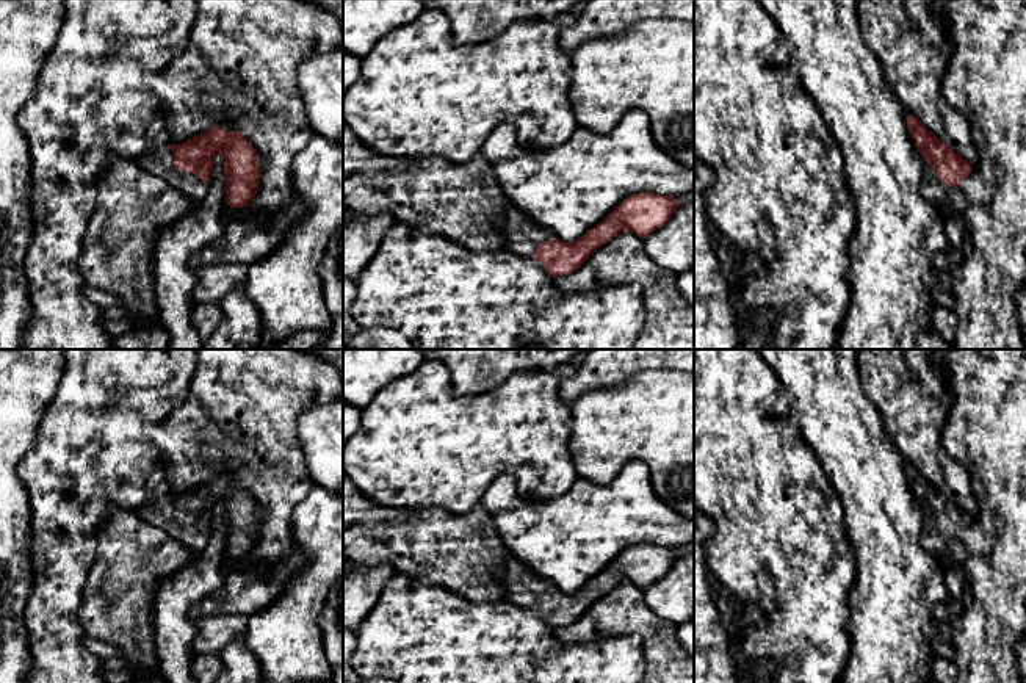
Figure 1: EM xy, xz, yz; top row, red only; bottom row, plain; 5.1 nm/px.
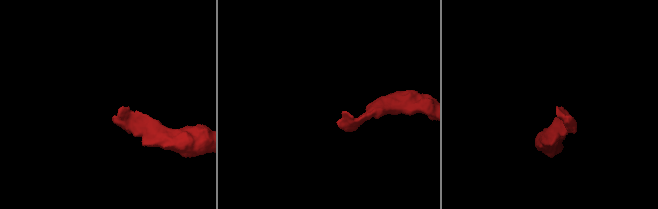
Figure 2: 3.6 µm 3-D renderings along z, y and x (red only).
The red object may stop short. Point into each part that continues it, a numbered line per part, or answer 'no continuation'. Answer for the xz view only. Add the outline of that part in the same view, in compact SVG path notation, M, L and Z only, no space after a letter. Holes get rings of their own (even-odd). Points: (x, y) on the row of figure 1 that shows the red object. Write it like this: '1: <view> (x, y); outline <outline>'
1: xz (523, 234); outline M511 202L495 221L508 240L508 249L523 257L533 257L539 244L555 238L550 229L536 222Z

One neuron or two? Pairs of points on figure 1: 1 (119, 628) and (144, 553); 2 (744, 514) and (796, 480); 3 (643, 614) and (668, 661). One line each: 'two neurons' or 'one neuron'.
1: one neuron
2: one neuron
3: one neuron

